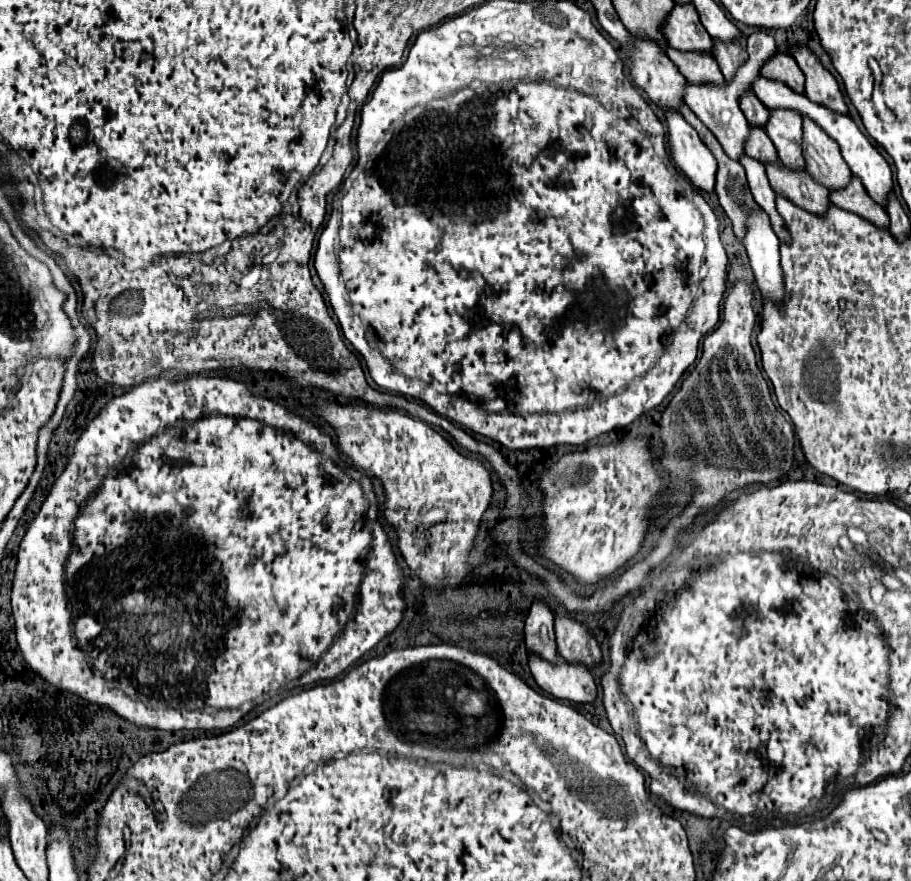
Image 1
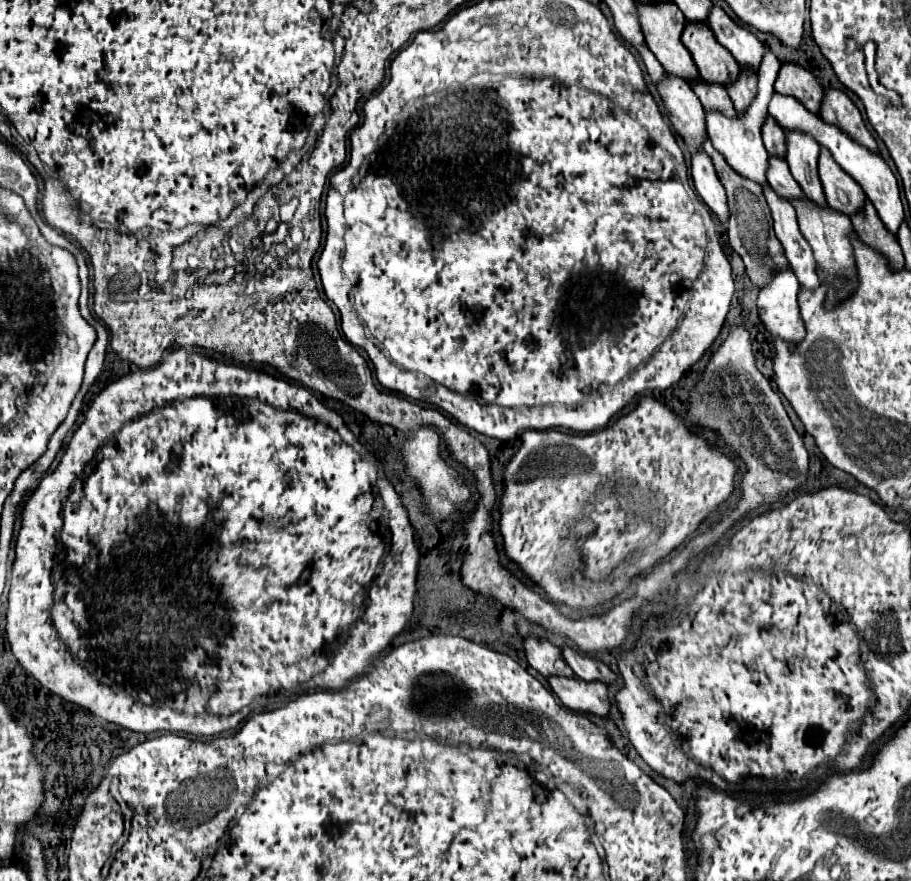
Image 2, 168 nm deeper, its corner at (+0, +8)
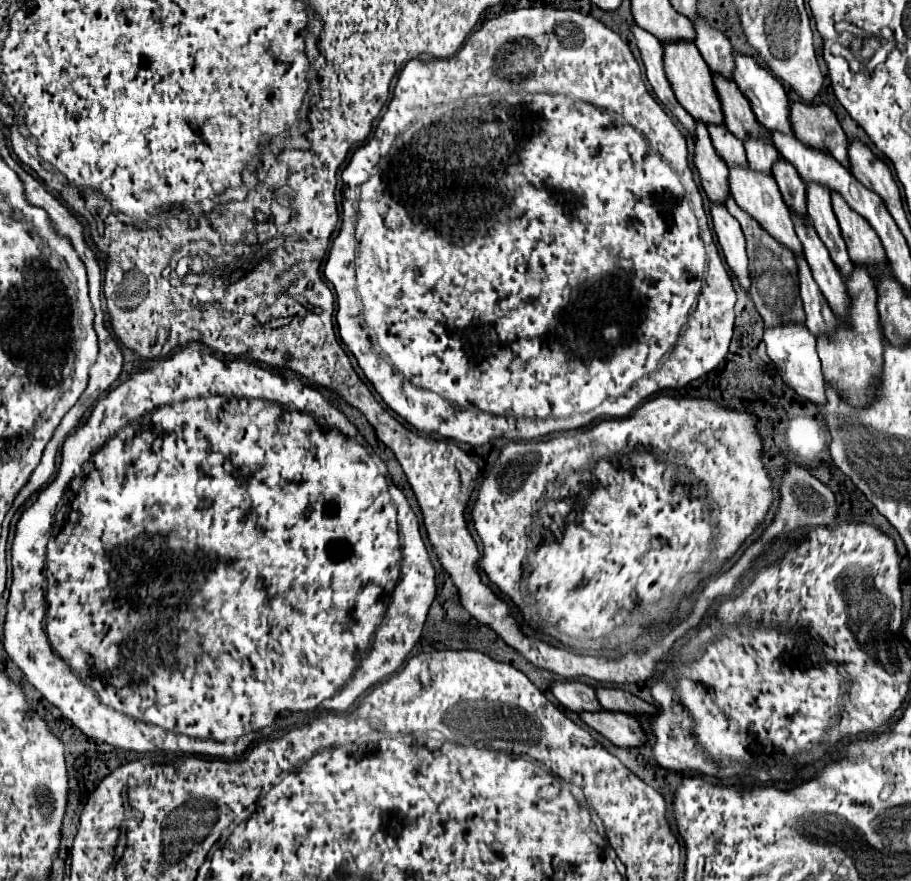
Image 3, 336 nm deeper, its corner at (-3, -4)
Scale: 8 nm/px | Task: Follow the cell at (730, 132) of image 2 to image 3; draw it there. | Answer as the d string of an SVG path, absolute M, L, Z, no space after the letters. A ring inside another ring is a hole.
M729 166L729 188L731 194L735 198L735 202L749 212L755 220L759 220L759 224L773 236L777 238L781 244L785 244L787 248L791 248L795 254L801 252L801 242L795 236L791 218L789 218L789 208L779 192L779 186L775 184L775 178L769 172L755 172L751 168L741 168L741 166Z

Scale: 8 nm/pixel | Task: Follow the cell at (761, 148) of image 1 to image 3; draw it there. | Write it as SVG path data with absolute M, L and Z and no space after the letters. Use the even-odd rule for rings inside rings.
M791 210L791 220L795 224L797 238L803 244L805 260L809 262L813 278L819 284L831 310L847 312L847 292L843 292L843 276L841 276L839 268L831 262L831 256L829 256L825 244L821 242L819 234L815 232L811 220L807 216L797 214L795 210Z

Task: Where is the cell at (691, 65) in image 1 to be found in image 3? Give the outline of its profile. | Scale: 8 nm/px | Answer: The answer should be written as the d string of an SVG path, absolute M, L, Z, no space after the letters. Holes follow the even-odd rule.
M707 124L711 140L727 164L745 164L743 142L725 126L725 124Z

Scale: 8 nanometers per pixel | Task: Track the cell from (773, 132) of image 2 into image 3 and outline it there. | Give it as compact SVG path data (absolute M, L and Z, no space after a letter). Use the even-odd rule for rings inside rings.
M779 156L771 168L775 182L779 184L779 190L783 192L783 200L785 204L789 204L789 208L795 208L797 212L805 212L805 182L801 180L801 176L797 174L795 166L787 160L783 160L783 156Z

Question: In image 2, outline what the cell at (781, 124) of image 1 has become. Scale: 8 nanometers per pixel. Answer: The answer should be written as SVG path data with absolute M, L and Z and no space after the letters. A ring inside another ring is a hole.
M786 132L786 142L788 142L786 162L790 166L794 180L800 184L802 192L810 200L816 200L816 204L826 204L824 190L818 178L820 146L810 136L798 132Z

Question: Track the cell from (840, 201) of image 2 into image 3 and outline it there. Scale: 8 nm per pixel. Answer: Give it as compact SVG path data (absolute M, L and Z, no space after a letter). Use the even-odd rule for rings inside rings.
M831 192L831 200L833 200L833 212L841 226L841 234L847 242L849 258L853 262L859 260L859 264L865 264L867 268L885 264L887 260L885 260L881 240L875 234L875 230L871 228L871 224L867 224L867 220L863 216L859 216L843 200L843 196L839 192Z

